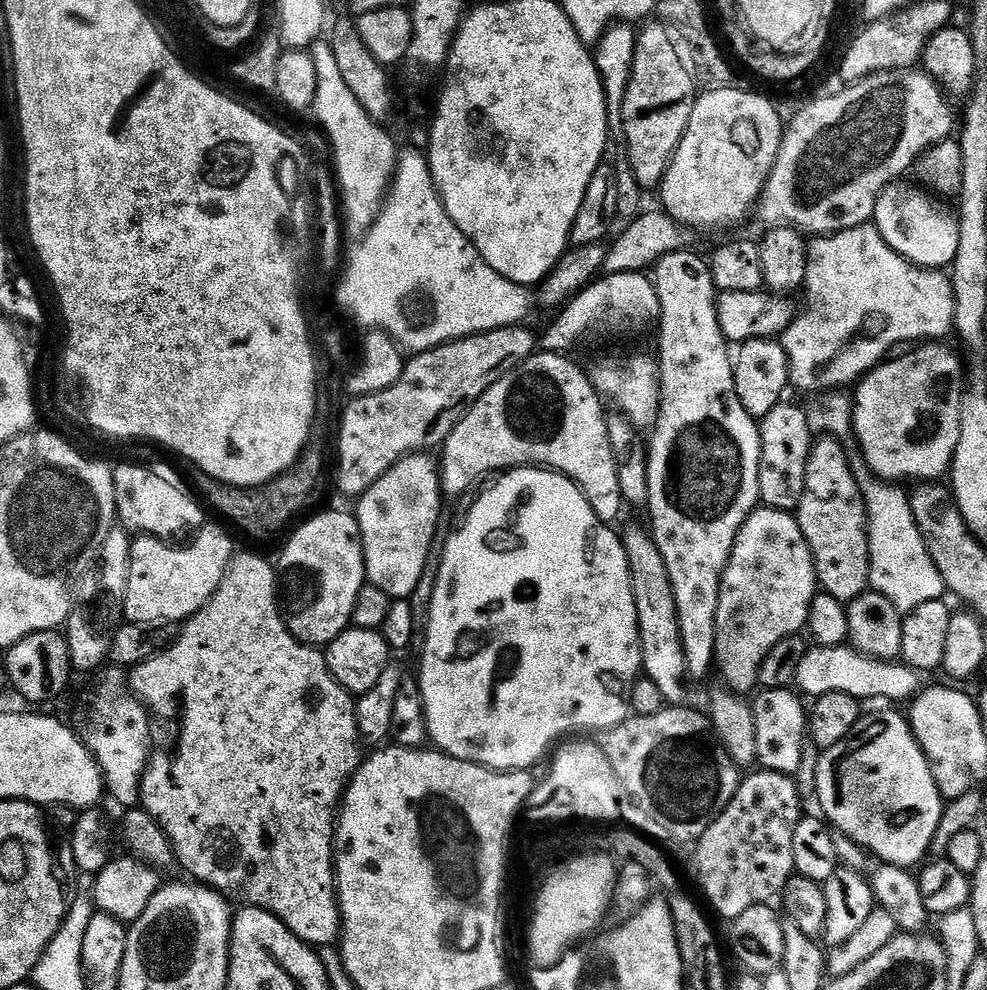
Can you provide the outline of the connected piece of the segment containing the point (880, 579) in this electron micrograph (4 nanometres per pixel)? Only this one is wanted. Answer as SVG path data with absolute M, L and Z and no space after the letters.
M856 454L851 457L852 472L860 487L860 493L864 496L864 505L868 511L868 545L870 546L870 578L869 585L875 591L880 592L890 602L894 602L896 609L901 614L913 612L922 602L934 602L945 595L946 589L942 574L938 574L938 566L934 566L934 558L930 558L930 550L914 522L912 513L912 501L909 493L903 492L903 487L895 483L881 480L864 462L863 455Z

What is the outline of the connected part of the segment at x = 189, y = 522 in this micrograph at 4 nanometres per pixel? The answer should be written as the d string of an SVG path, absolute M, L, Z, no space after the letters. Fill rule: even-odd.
M140 464L115 465L112 477L116 515L129 533L159 536L162 540L171 541L176 538L172 536L192 534L204 527L206 517L199 502L178 481Z

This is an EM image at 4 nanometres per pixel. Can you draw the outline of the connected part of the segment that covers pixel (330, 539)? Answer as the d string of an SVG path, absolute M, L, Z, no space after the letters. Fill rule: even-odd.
M351 511L320 512L317 516L310 517L289 538L288 545L280 556L280 564L278 560L278 568L282 573L282 611L287 619L288 629L304 644L313 646L332 644L334 638L338 638L338 634L352 624L354 602L366 583L364 543L355 515Z

